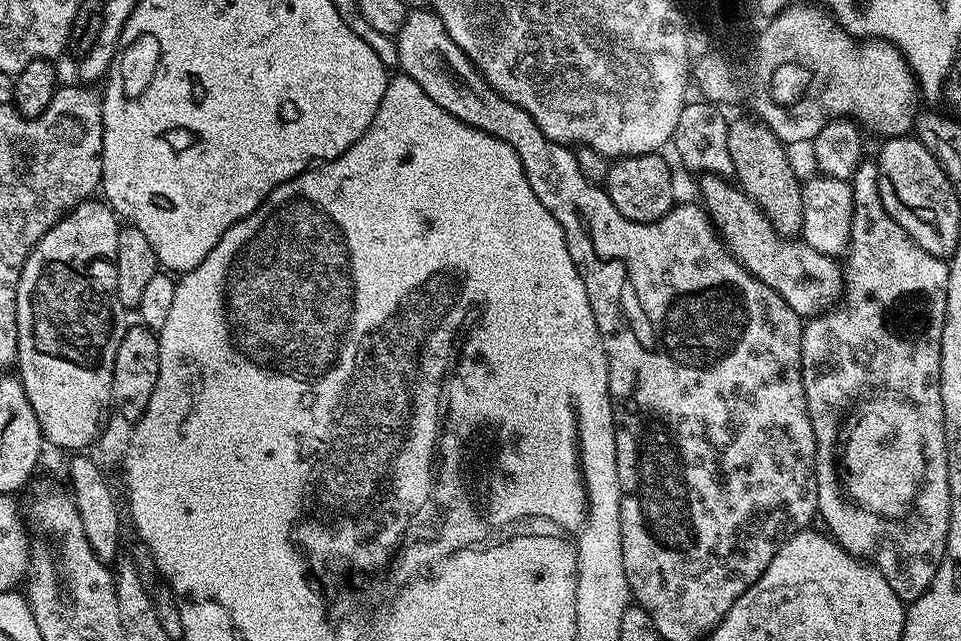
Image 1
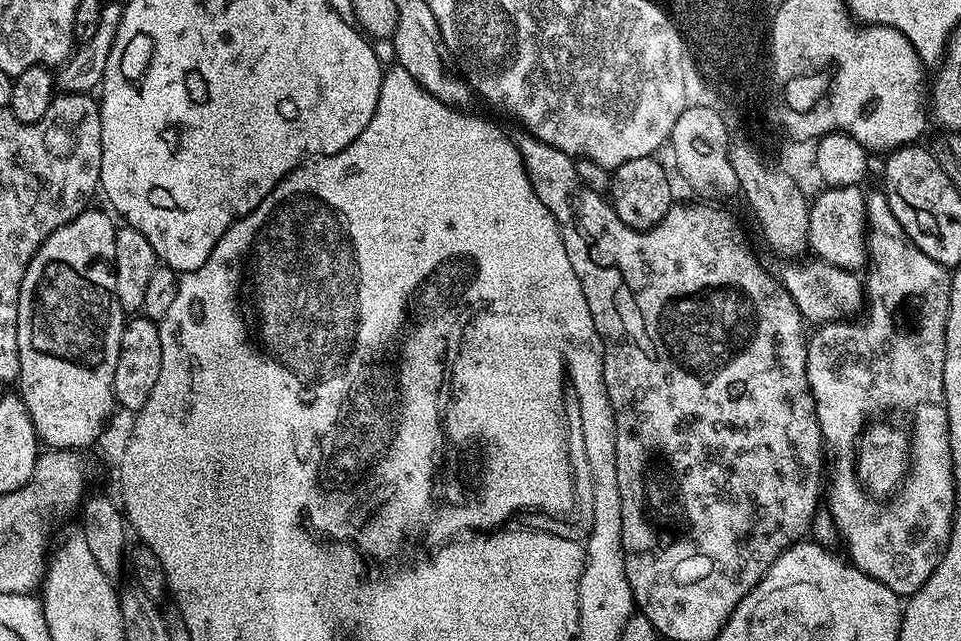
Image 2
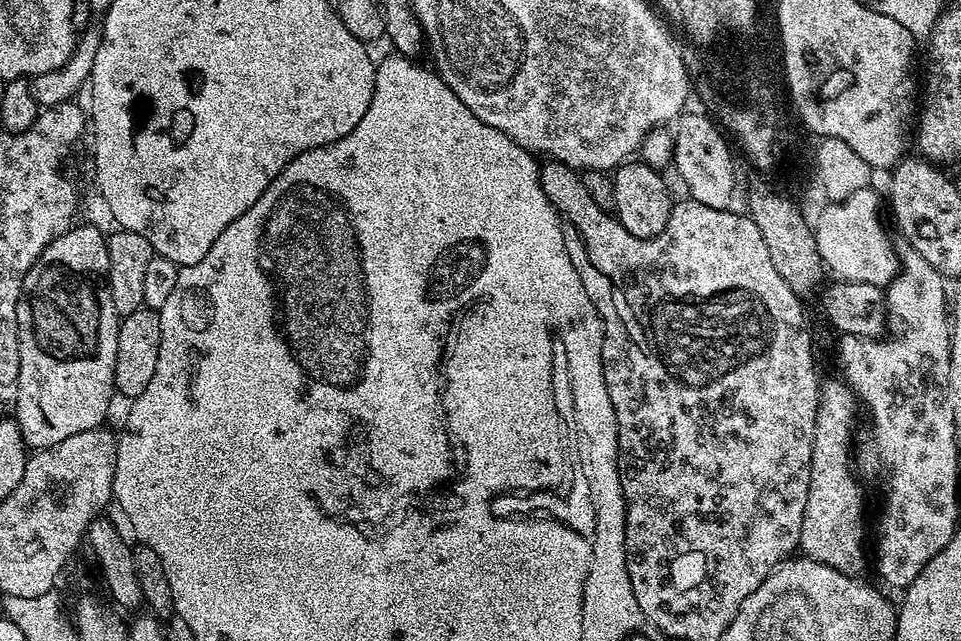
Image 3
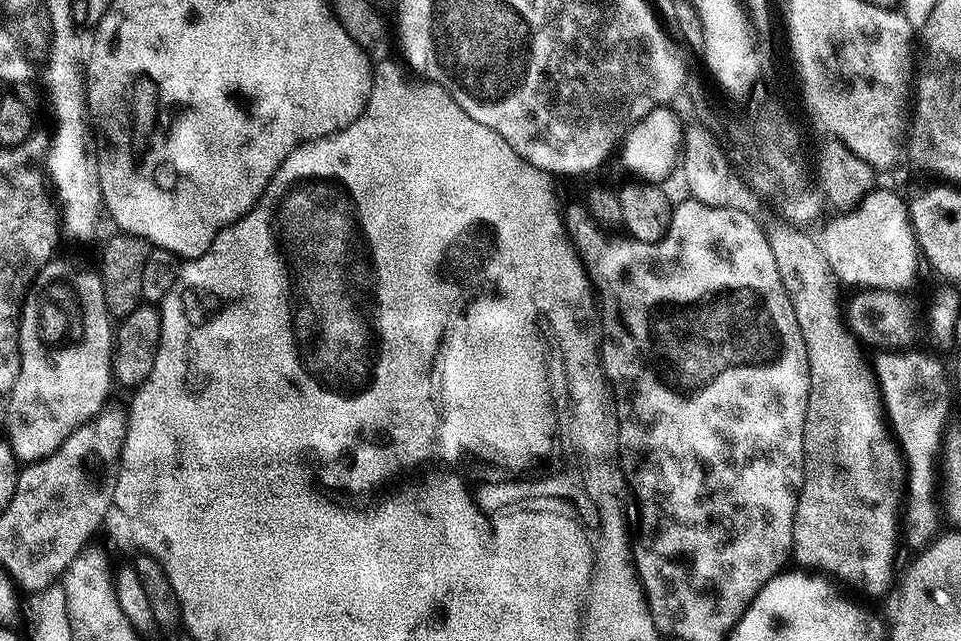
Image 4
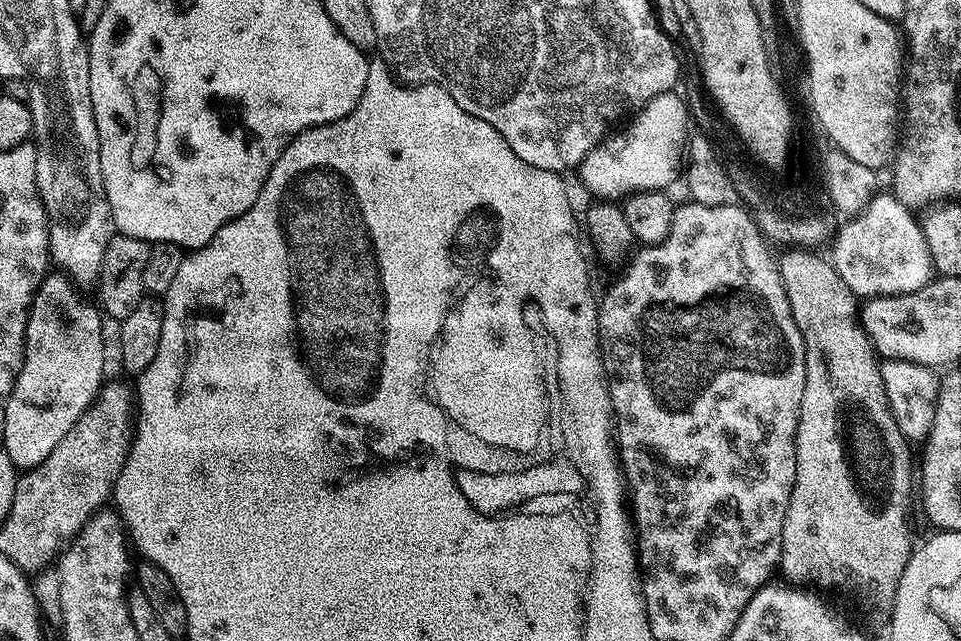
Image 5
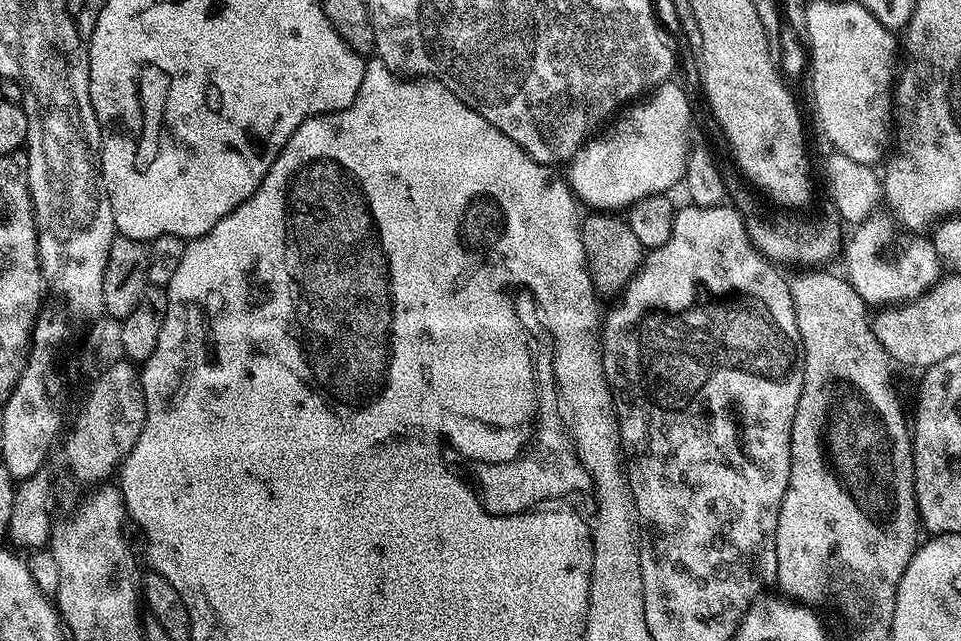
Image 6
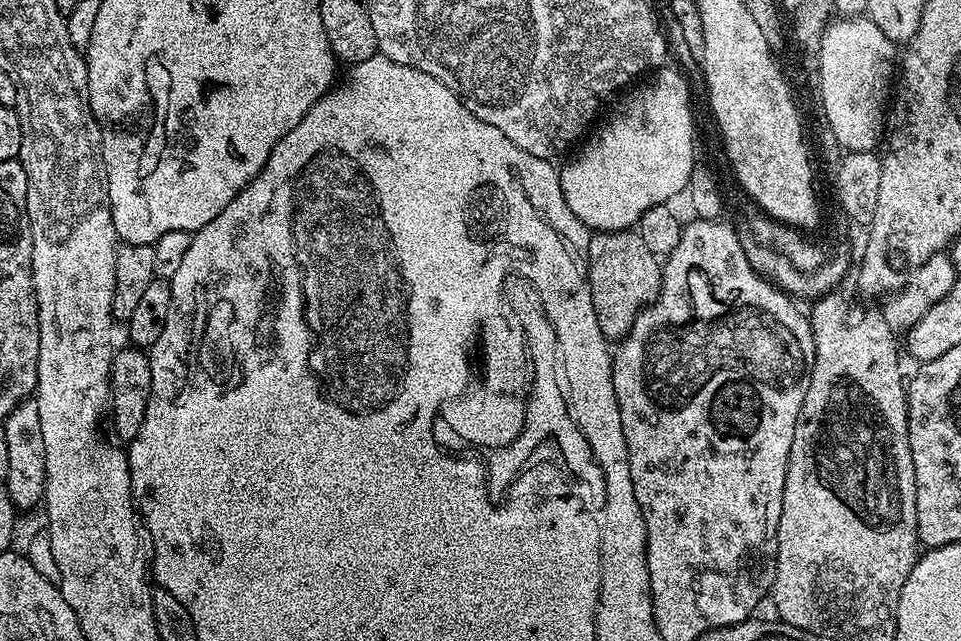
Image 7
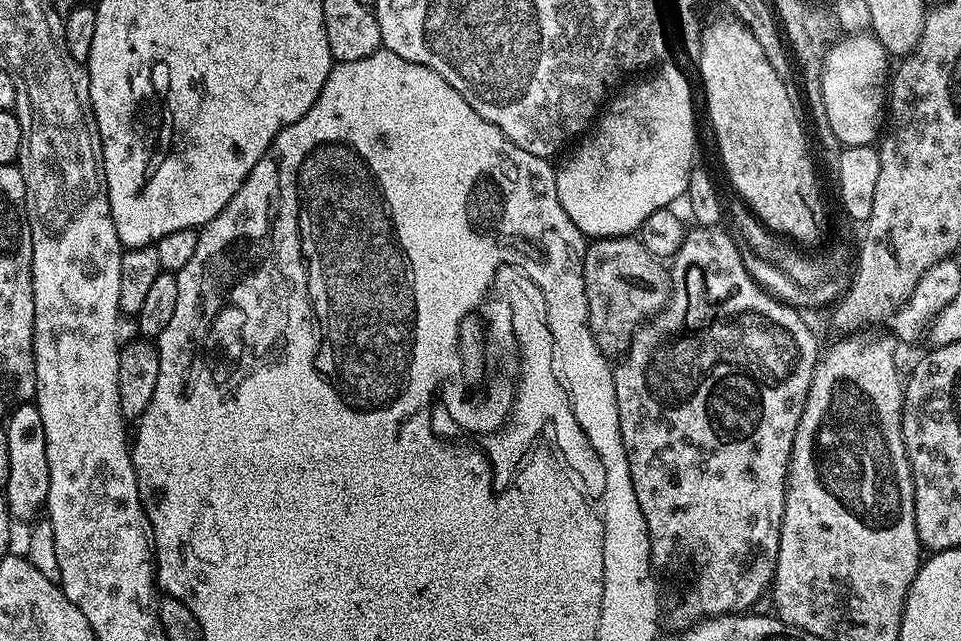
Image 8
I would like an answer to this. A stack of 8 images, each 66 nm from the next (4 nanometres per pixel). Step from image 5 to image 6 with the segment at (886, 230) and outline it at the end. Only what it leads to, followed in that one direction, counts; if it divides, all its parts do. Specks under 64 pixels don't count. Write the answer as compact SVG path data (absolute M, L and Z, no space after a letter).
M860 226L847 241L842 252L842 261L848 267L846 278L858 290L858 294L869 306L899 306L910 300L917 300L922 293L934 287L942 276L940 256L934 250L931 239L916 238L912 245L901 254L900 260L891 264L880 257L880 244L868 226Z

